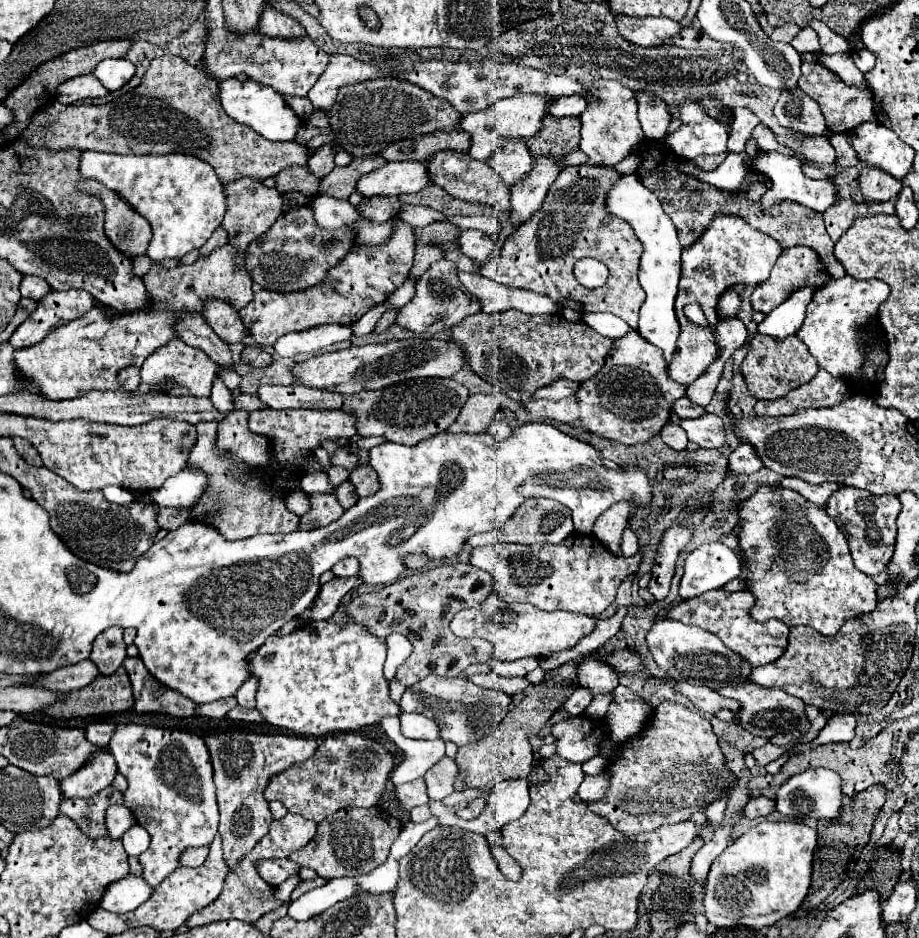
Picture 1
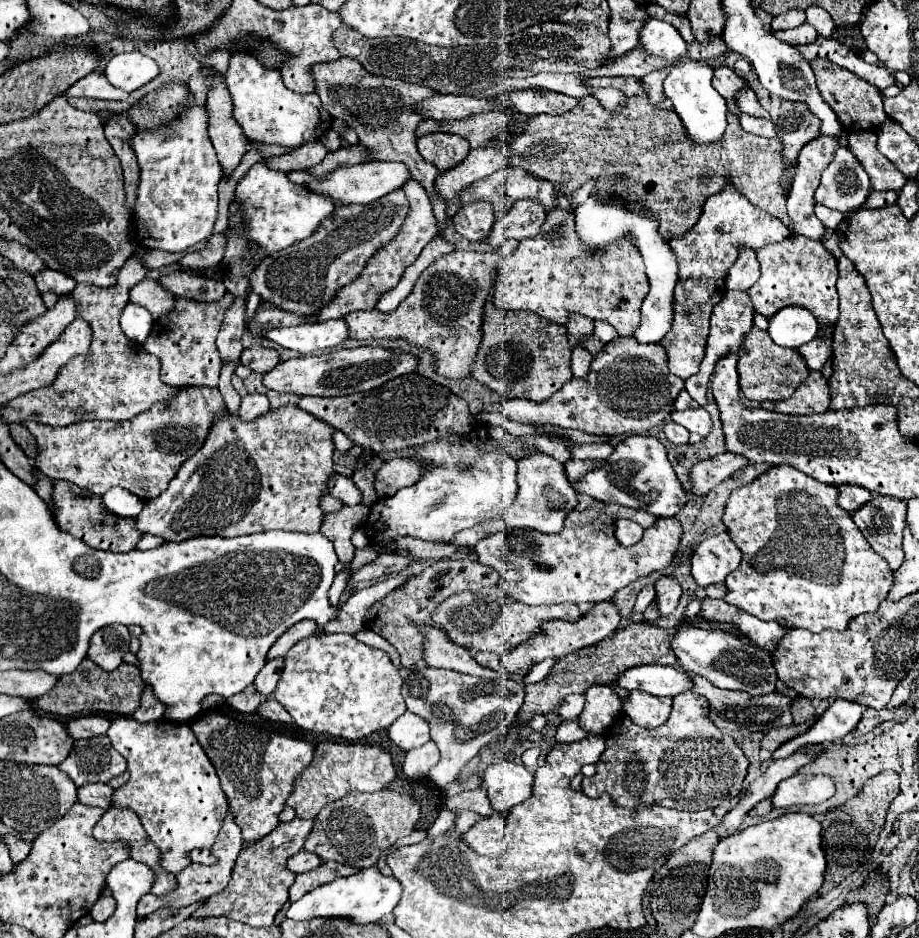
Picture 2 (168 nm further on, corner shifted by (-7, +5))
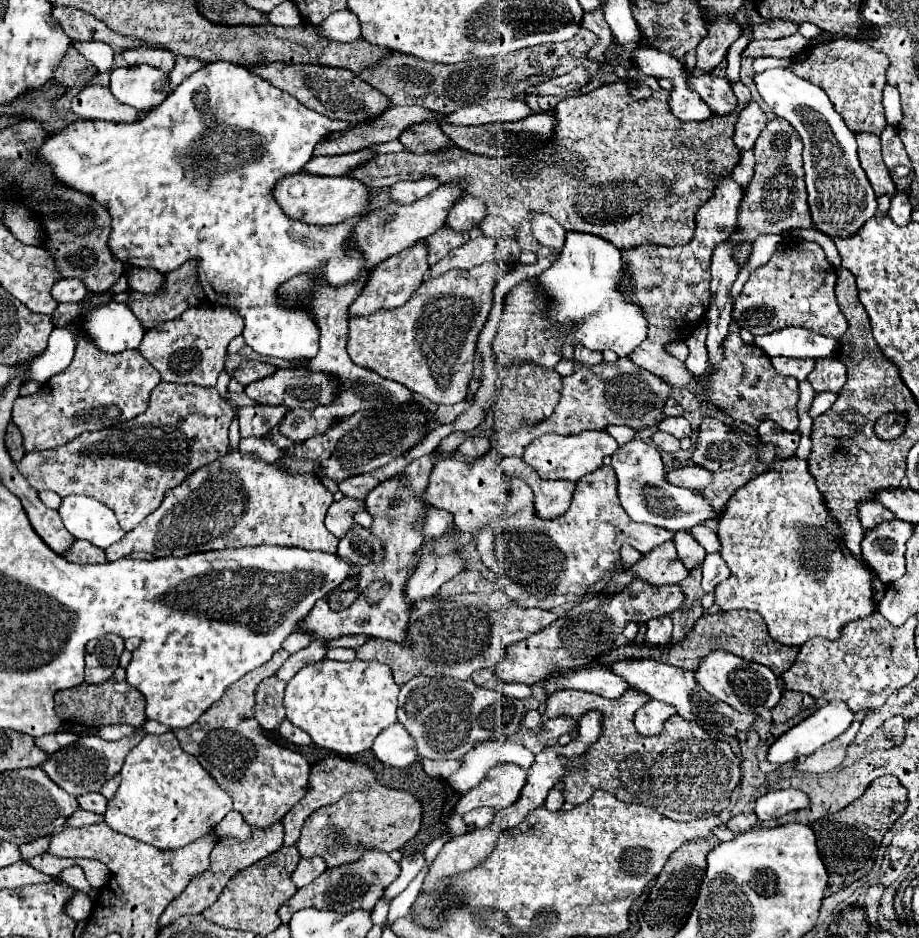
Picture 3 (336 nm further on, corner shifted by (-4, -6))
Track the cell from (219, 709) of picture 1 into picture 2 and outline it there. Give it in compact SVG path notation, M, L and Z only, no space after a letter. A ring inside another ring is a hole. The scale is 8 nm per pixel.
M248 685L242 693L234 695L234 697L228 697L226 703L236 709L236 711L242 711L242 713L254 713L264 701L268 701L266 695L262 695L256 685Z

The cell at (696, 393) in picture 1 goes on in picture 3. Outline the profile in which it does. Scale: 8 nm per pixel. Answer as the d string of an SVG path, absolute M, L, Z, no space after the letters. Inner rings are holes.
M767 234L767 236L759 236L759 240L753 242L753 252L751 252L751 256L749 256L749 262L747 262L747 266L739 272L737 280L733 282L733 288L731 288L731 296L733 296L733 298L739 298L739 296L741 296L743 284L747 282L749 274L751 274L755 268L759 268L761 264L765 264L765 262L769 260L769 256L775 252L779 240L781 240L781 234Z

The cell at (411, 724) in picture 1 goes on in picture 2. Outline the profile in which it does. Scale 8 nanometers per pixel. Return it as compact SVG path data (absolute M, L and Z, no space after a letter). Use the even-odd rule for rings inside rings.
M406 711L388 727L388 737L402 751L410 751L428 743L430 731L428 731L428 725L418 715Z

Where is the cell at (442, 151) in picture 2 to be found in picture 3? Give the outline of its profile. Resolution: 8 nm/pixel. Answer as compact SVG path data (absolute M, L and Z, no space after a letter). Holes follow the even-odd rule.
M437 122L415 124L399 136L399 142L409 152L439 152L439 148L451 148L451 140L439 130Z

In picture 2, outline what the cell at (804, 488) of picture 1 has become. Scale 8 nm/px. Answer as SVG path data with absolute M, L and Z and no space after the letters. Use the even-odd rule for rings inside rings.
M838 485L838 505L842 505L842 509L854 513L858 511L862 505L872 501L872 493L868 489L862 489L858 485Z

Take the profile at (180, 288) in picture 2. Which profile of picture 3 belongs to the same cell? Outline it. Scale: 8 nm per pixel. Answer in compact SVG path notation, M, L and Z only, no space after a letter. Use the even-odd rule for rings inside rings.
M133 268L129 272L129 286L143 294L159 292L159 288L163 288L163 274L151 268Z

